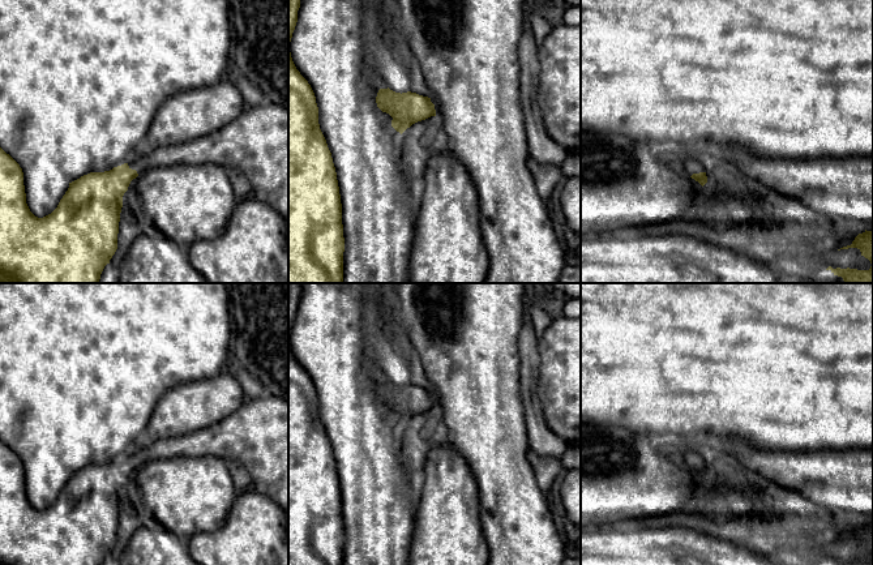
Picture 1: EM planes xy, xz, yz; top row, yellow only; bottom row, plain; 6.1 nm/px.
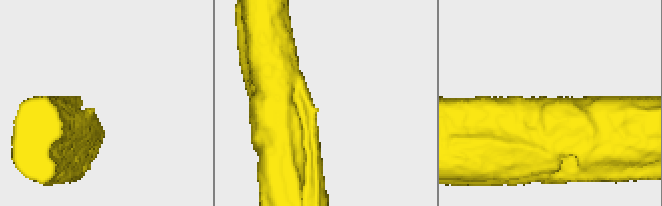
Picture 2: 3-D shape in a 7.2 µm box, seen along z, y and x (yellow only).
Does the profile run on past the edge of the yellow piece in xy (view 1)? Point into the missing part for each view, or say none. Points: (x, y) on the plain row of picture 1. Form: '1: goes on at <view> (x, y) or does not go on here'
1: goes on at xy (256, 435)

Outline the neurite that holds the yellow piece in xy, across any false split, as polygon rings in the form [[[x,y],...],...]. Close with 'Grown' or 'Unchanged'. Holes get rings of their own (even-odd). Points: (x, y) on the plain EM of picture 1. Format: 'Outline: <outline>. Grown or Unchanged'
Outline: [[[265,394],[245,399],[236,411],[213,425],[185,436],[145,442],[110,463],[84,467],[69,475],[57,500],[43,510],[35,509],[26,496],[22,461],[0,440],[0,565],[102,565],[117,542],[123,488],[130,474],[153,459],[205,455],[240,462],[253,480],[253,489],[288,513],[288,402],[279,397]]]. Grown

